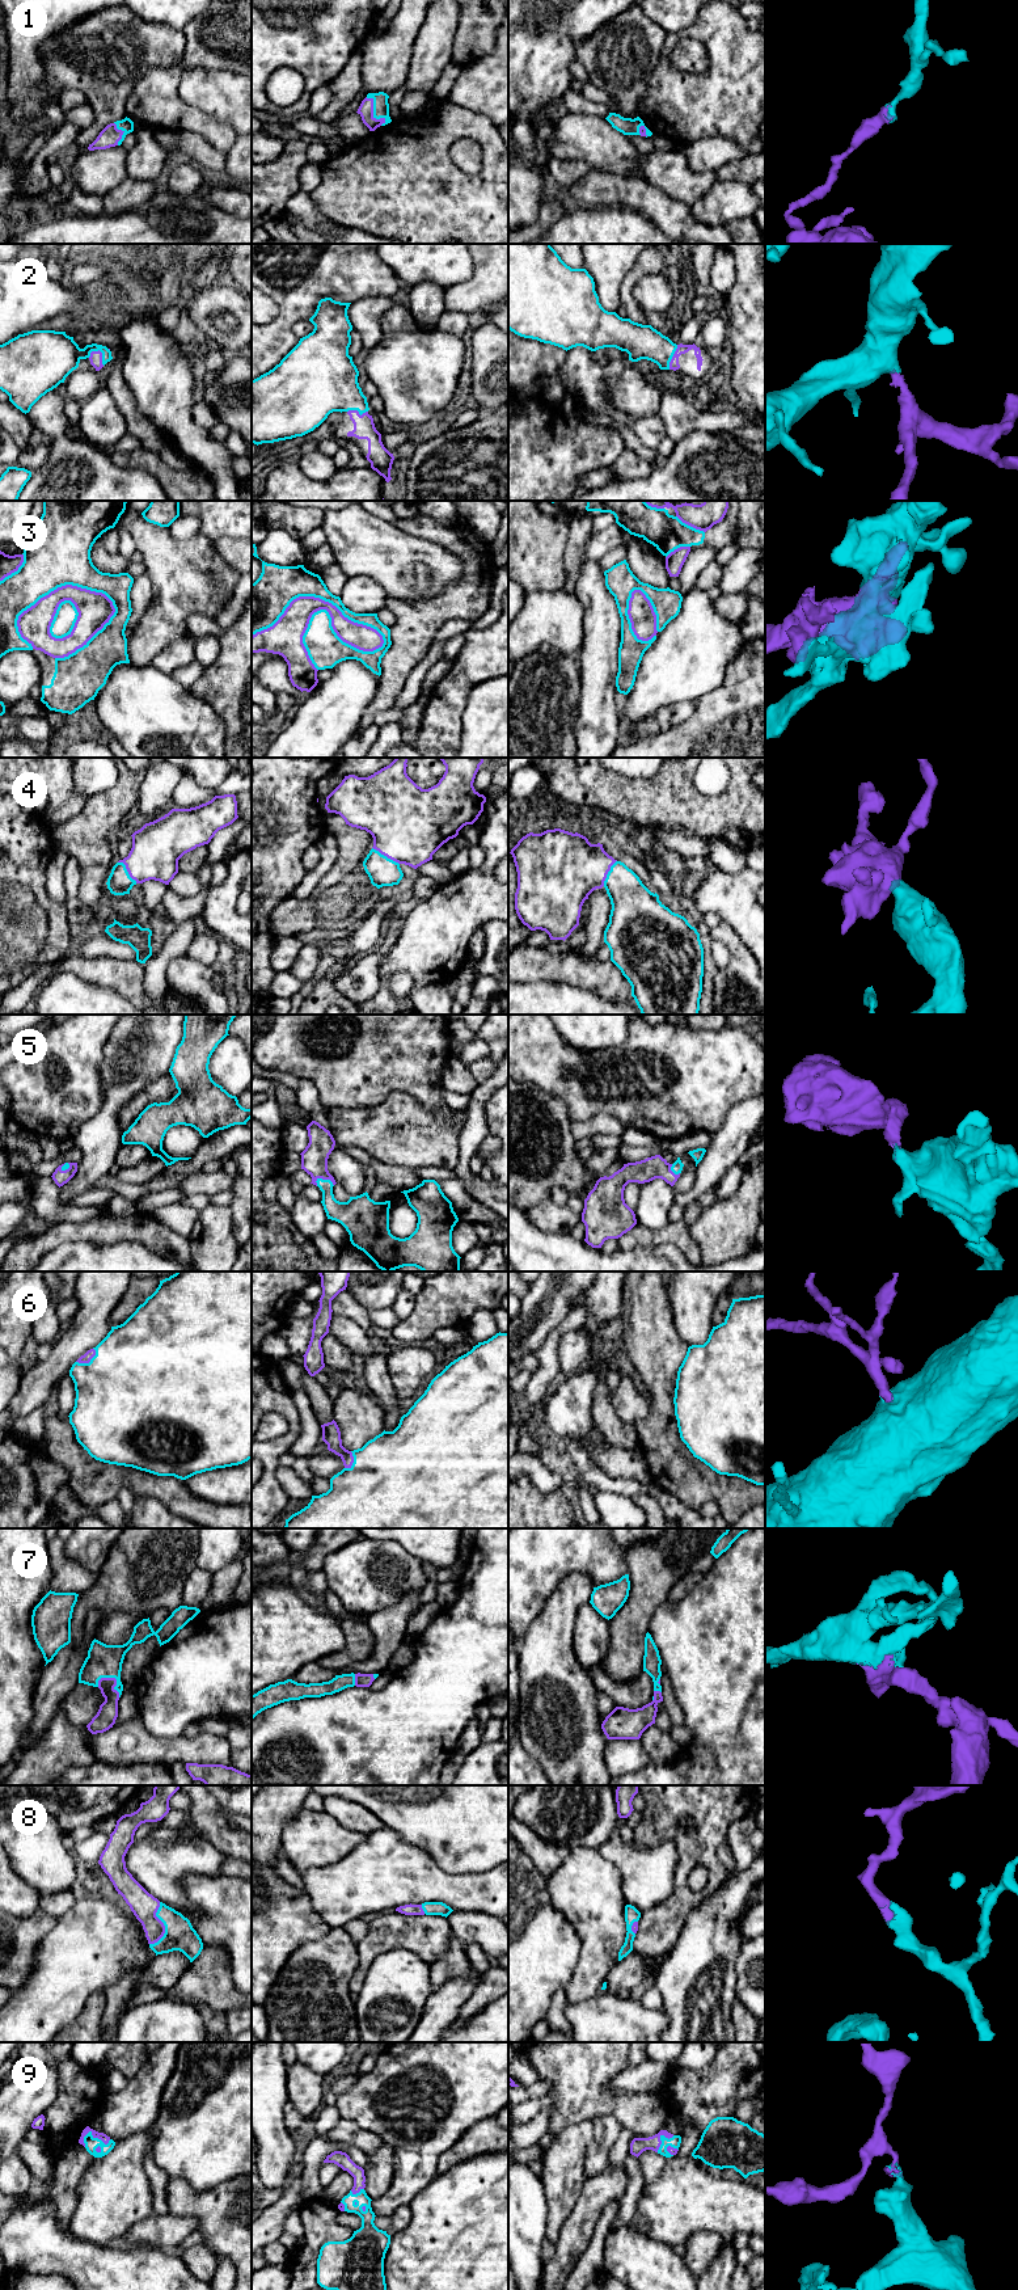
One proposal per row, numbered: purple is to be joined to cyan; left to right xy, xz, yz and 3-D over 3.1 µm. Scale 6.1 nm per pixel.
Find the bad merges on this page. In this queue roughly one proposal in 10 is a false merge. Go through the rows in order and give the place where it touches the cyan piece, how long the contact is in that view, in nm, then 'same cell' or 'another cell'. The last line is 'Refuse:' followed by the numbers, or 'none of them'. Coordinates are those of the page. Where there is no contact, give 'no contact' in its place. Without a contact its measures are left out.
1: meets cyan in xz at (374, 112); contact 200 nm long; same cell
2: meets cyan in xy at (102, 354); contact 120 nm long; same cell
3: meets cyan in xz at (319, 597); contact 800 nm long; another cell
4: meets cyan in xz at (385, 856); contact 200 nm long; same cell
5: meets cyan in xz at (325, 1180); contact 120 nm long; same cell
6: meets cyan in xy at (89, 1362); contact 150 nm long; same cell
7: meets cyan in xy at (115, 1678); contact 170 nm long; same cell
8: meets cyan in xy at (164, 1924); contact 280 nm long; same cell
9: meets cyan in xy at (97, 2138); contact 180 nm long; same cell
Refuse: 3

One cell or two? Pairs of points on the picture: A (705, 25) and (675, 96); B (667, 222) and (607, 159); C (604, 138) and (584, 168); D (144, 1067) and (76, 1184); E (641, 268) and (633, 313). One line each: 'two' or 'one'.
A: one
B: two
C: two
D: one
E: one

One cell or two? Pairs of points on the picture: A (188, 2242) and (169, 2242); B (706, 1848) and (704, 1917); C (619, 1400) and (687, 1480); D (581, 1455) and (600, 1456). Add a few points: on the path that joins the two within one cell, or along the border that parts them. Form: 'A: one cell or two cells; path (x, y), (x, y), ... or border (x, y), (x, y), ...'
A: two cells; border (195, 2229), (174, 2251)
B: two cells; border (726, 1876), (684, 1921)
C: two cells; border (649, 1399), (649, 1412), (634, 1425)
D: two cells; border (565, 1438), (575, 1438), (590, 1459), (612, 1477)

